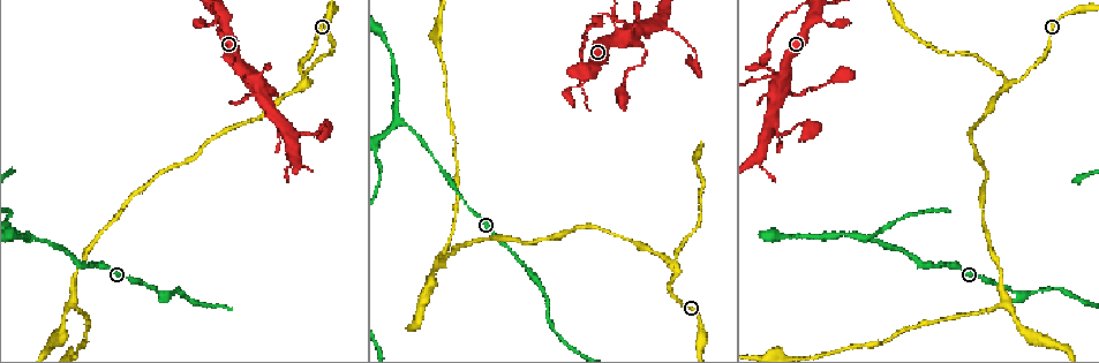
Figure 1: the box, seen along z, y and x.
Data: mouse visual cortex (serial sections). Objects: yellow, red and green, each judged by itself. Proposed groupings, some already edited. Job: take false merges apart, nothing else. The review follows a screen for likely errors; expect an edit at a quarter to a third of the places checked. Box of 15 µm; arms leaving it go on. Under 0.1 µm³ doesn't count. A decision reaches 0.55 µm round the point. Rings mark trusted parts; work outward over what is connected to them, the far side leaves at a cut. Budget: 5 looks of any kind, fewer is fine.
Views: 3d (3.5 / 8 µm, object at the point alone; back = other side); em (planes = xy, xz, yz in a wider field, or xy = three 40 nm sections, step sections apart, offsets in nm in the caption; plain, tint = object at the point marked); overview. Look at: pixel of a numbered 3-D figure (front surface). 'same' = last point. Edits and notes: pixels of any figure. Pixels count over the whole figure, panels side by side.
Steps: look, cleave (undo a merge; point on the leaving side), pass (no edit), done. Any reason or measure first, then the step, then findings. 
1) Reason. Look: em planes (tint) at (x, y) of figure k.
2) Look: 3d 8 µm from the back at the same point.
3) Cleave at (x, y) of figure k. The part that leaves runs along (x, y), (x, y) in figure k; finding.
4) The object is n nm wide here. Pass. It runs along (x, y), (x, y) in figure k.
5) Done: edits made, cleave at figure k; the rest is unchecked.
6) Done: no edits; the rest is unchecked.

Sharp bend. Look: 3d 3.5 µm from the back at (794, 96) of figure 1.

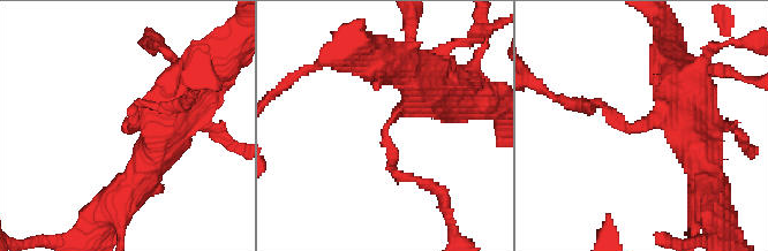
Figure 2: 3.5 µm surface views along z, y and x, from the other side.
Pass. It runs along (435, 86), (385, 128), (392, 168), (423, 183) in figure 2; continuous, no second cell.

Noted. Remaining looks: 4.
Look: 3d 3.5 µm at (587, 73) of figure 1.

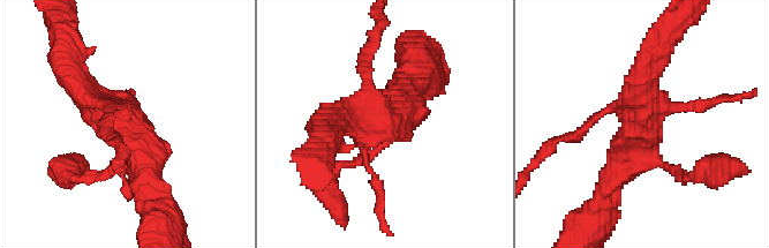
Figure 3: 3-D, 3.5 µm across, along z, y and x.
Shape alone is not enough. Look: em xy step 5 (tint) at (389, 120) of figure 3.

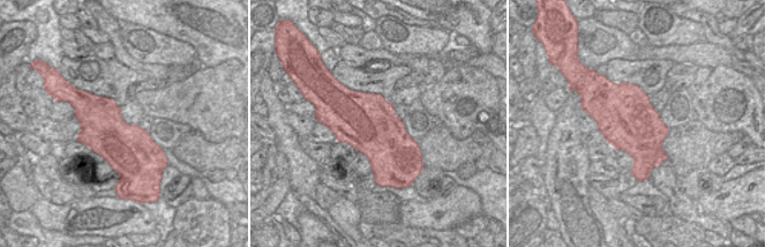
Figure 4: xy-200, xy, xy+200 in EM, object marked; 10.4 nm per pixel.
Pass. It runs along (160, 212), (142, 144), (106, 110) in figure 3; continuous, no second cell.

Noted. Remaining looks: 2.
Done: no edits; the rest is unchecked.

